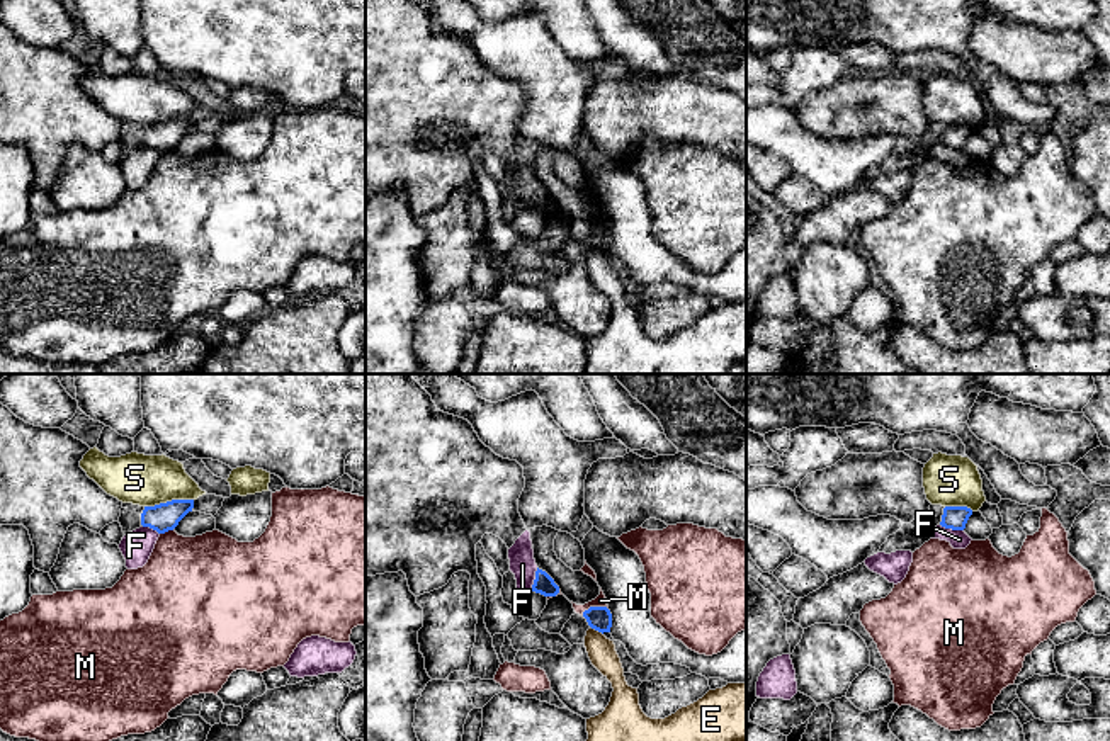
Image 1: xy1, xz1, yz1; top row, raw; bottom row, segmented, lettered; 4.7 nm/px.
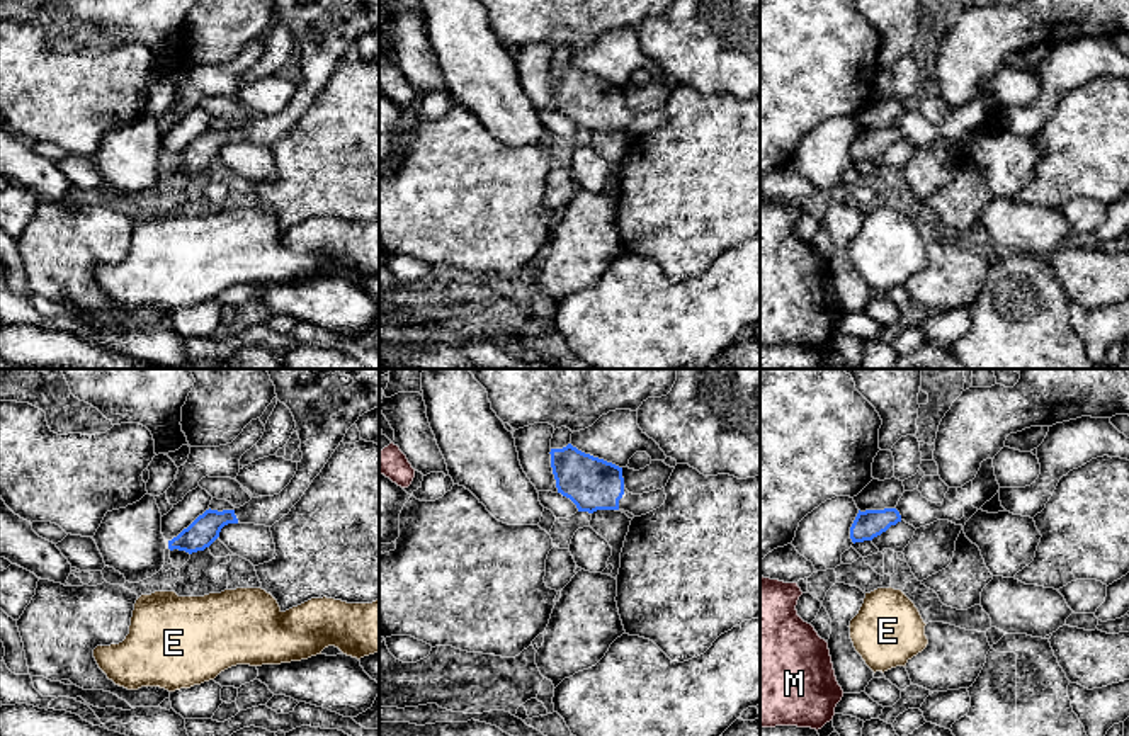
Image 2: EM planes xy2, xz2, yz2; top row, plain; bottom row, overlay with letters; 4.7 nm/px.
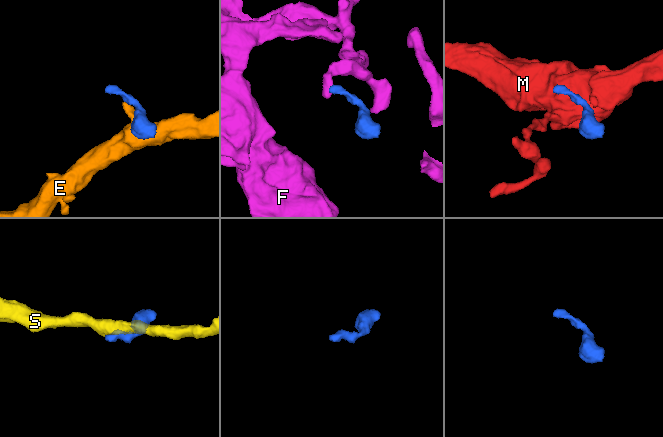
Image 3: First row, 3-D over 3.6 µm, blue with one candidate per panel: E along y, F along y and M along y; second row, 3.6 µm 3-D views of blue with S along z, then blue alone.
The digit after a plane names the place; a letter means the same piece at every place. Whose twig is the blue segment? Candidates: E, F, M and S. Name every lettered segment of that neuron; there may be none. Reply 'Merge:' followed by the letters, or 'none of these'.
Merge: none of these

